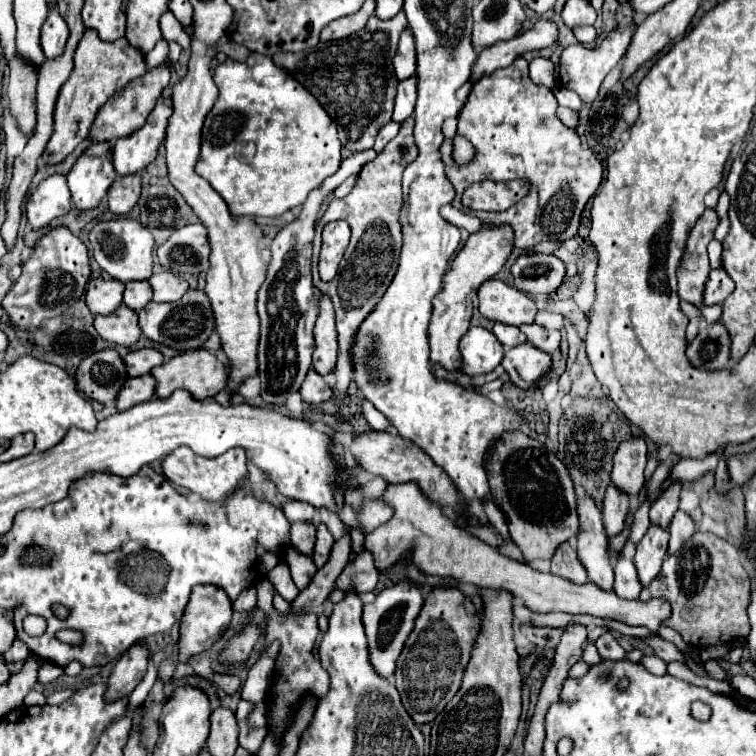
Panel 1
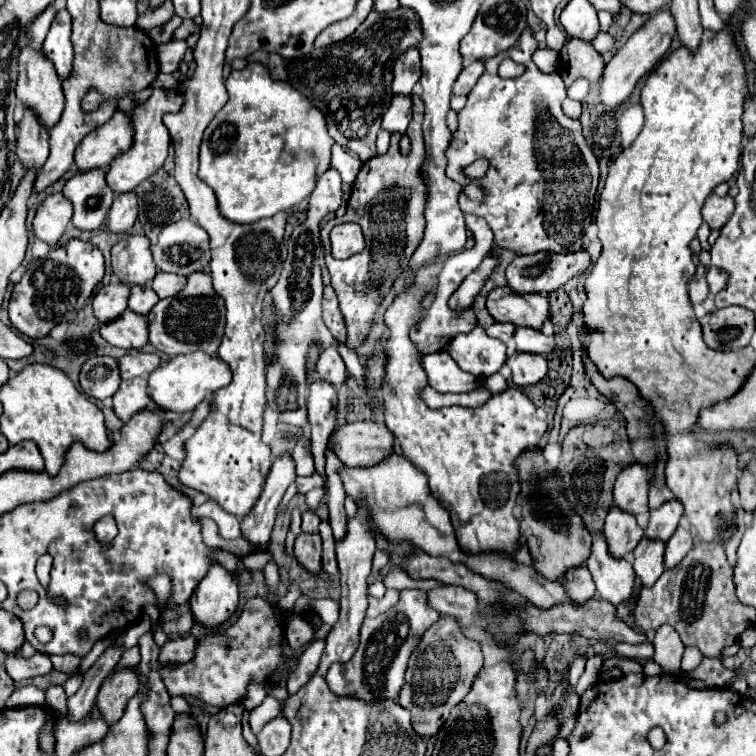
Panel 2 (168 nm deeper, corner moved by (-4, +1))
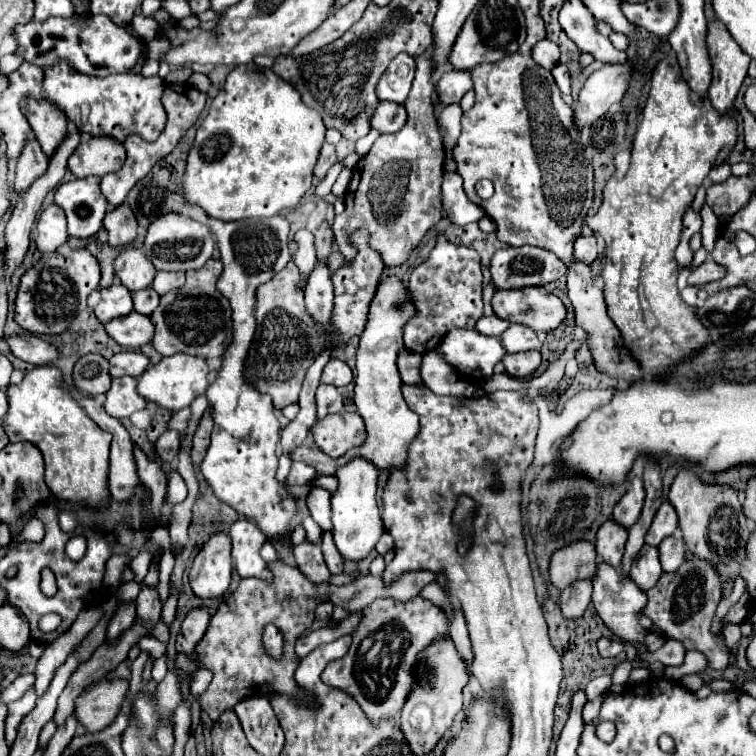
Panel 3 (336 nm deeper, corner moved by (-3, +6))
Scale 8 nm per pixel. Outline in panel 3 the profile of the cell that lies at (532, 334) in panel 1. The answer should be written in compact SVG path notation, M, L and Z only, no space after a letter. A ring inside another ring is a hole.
M509 325L509 329L501 335L501 345L507 353L521 353L531 349L541 349L541 341L537 339L533 329L523 325Z

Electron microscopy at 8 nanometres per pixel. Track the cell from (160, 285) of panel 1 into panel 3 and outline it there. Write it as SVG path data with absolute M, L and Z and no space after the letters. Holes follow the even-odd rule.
M157 273L153 279L153 289L159 295L165 295L173 289L179 289L185 283L185 273Z

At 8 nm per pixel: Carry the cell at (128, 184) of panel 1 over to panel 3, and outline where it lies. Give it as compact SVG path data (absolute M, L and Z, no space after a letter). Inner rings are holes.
M123 203L119 209L109 211L105 215L103 227L109 233L111 247L127 247L137 239L137 221L127 203Z

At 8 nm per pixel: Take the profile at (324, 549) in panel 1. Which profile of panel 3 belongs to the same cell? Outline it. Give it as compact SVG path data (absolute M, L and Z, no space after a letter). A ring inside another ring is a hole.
M323 533L321 549L323 549L325 563L327 563L329 571L331 571L333 575L341 575L341 573L343 573L343 557L341 557L341 553L337 551L337 547L335 547L335 543L333 543L333 535L331 535L331 533Z

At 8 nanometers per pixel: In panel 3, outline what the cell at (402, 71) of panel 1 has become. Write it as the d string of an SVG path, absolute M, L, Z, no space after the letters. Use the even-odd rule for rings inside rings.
M401 53L399 57L395 57L395 61L391 61L391 65L377 83L375 89L377 99L401 105L409 95L413 73L415 73L415 59L411 55Z

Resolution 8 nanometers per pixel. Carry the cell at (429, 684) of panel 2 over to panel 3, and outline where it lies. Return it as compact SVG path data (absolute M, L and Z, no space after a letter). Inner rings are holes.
M439 639L419 655L419 661L415 665L413 675L415 675L415 687L413 687L405 707L401 711L401 731L403 731L403 737L405 737L413 755L427 755L439 743L443 733L451 727L455 715L461 711L461 707L463 707L461 691L467 685L469 673L467 673L465 661L459 657L453 641L451 639ZM419 703L425 703L433 709L433 725L425 733L415 731L409 723L409 715L411 715L413 707L419 705Z

